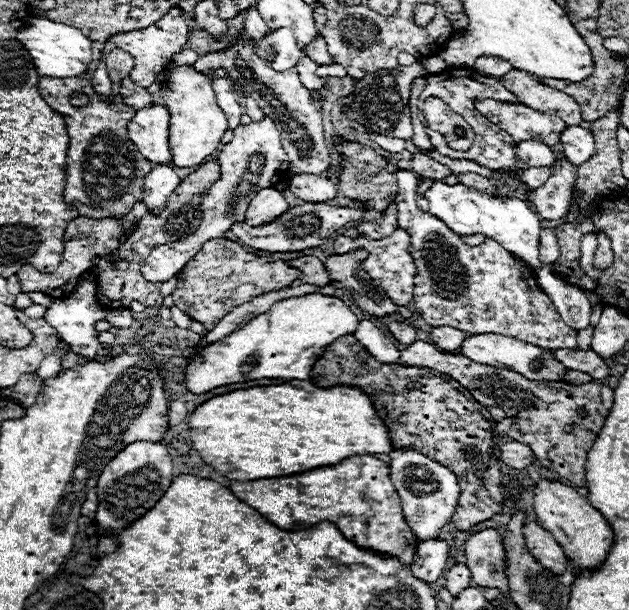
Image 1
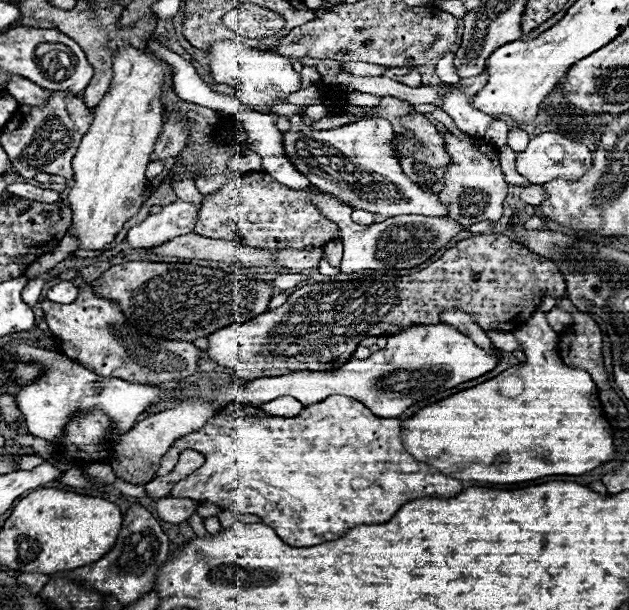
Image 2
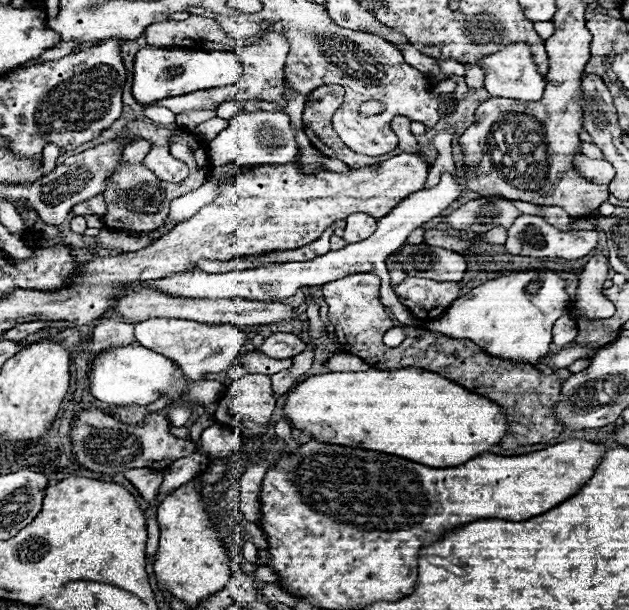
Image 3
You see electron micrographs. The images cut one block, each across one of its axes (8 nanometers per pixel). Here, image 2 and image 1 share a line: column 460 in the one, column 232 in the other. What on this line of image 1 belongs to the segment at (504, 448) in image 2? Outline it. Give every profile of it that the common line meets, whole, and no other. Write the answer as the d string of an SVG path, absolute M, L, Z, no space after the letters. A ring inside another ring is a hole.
M289 380L283 384L254 386L214 396L194 408L194 412L188 416L188 426L192 448L202 456L202 460L222 476L242 482L300 474L318 466L338 464L344 458L356 454L392 452L386 428L376 416L370 398L362 394L362 390L356 386L336 386L322 390L310 380Z

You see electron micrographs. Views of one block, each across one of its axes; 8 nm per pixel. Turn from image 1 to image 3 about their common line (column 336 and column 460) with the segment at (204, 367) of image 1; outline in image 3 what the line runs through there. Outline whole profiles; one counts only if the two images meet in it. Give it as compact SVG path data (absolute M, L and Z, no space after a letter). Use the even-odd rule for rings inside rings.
M526 270L504 274L472 288L454 300L442 318L428 322L426 328L450 338L468 338L496 358L536 364L550 352L554 322L570 314L570 310L564 278L554 270Z

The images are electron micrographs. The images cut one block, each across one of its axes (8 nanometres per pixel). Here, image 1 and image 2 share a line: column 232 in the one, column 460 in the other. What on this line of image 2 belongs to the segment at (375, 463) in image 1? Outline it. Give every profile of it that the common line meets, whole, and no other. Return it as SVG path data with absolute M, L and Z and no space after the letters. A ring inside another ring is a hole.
M330 396L318 404L306 406L294 418L268 416L256 406L232 402L214 414L206 426L178 438L162 456L156 476L168 474L176 466L182 450L196 450L204 454L206 462L200 470L176 482L170 496L190 498L200 504L212 502L234 514L256 514L290 546L316 546L340 538L344 530L350 530L352 526L388 522L388 518L392 518L404 502L412 502L412 498L454 498L464 490L460 480L414 460L406 452L400 438L398 418L380 418L348 396Z

